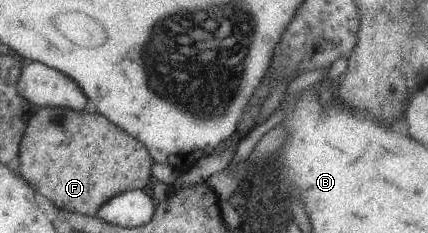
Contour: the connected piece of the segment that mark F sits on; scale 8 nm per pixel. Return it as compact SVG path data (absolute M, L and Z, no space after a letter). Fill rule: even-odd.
M39 107L39 109L28 119L22 138L19 142L18 170L19 174L27 181L34 192L46 196L58 210L68 210L71 213L81 215L94 215L98 207L112 198L118 192L124 190L141 190L148 184L151 176L152 160L147 148L143 144L138 144L138 140L126 136L120 128L112 126L106 118L90 112L74 112L74 110L64 107ZM104 136L104 142L110 144L108 150L100 148L96 158L88 156L88 150L82 152L82 146L90 142L92 138Z

